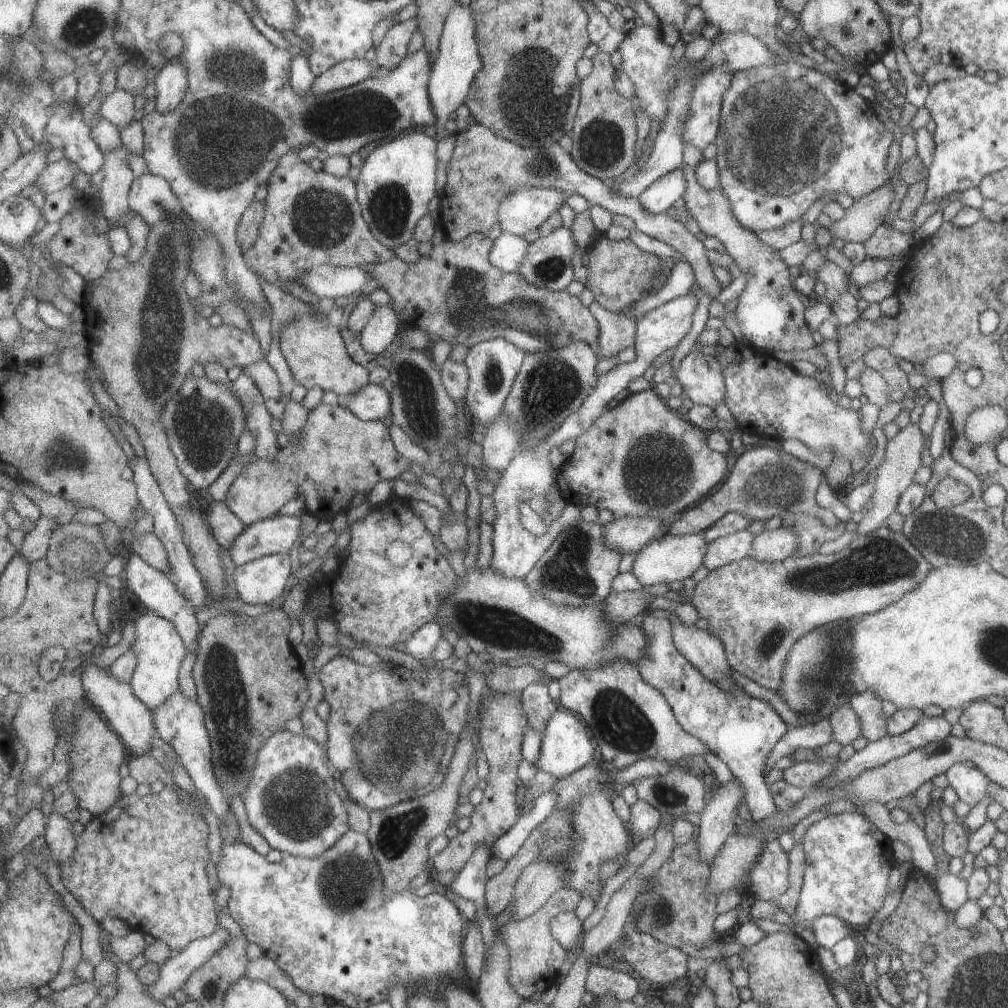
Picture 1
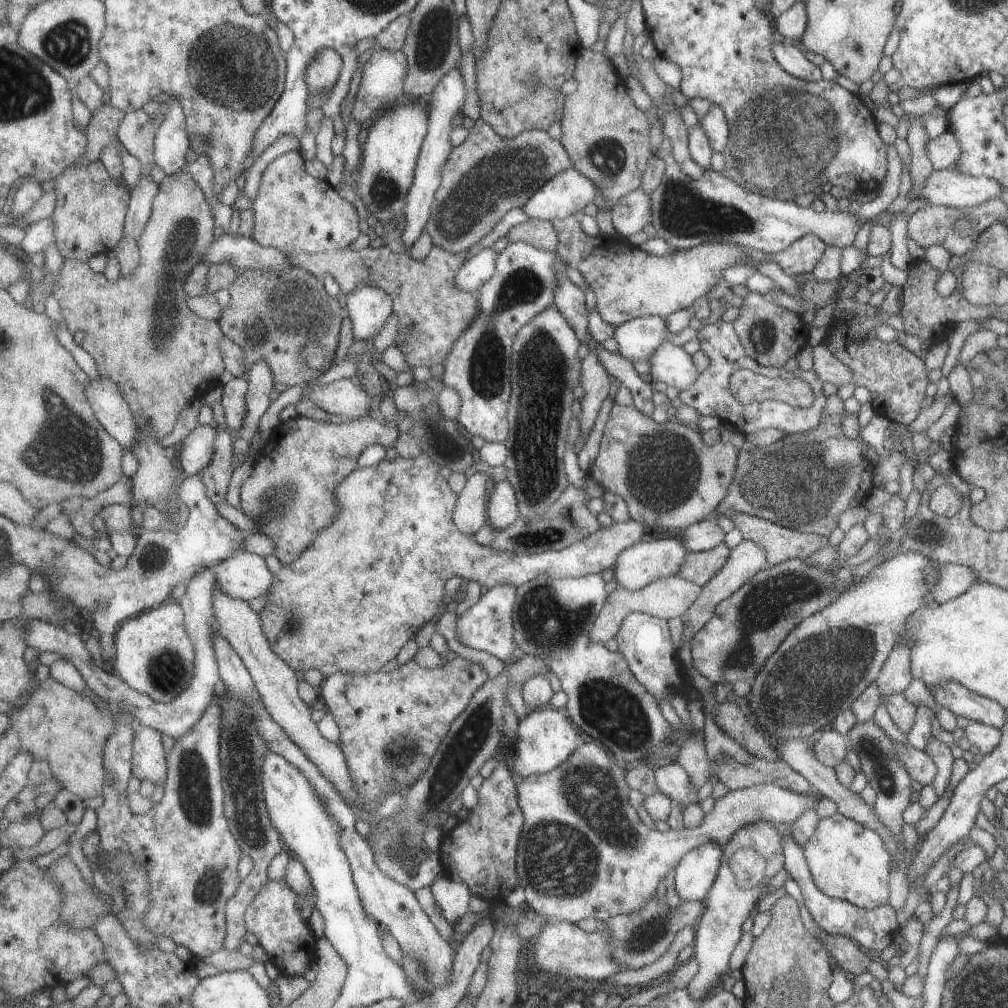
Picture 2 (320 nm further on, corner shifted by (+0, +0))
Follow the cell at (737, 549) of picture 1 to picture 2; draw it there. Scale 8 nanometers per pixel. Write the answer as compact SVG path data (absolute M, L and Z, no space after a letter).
M722 543L709 551L689 553L678 576L705 587L725 567L731 550L727 544Z

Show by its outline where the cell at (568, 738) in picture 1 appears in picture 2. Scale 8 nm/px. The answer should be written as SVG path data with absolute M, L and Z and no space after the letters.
M543 708L531 711L531 714L518 724L516 743L513 746L515 752L513 769L524 778L555 770L580 748L579 730L577 724L563 712L559 712L559 709Z

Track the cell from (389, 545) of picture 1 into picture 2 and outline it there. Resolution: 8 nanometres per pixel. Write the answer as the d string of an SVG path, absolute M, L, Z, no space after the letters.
M423 453L416 458L384 458L378 464L355 470L339 484L335 492L339 504L337 520L315 538L310 549L274 574L274 586L264 598L265 604L261 610L263 630L274 652L295 671L304 673L314 668L323 677L340 671L355 674L378 672L430 622L441 603L447 601L443 588L449 578L467 578L489 589L505 582L519 588L535 578L543 577L543 574L553 578L600 574L607 568L614 569L622 554L641 542L649 530L643 522L629 519L627 522L613 522L608 528L603 527L564 550L535 555L499 552L489 548L489 545L477 544L471 536L453 526L457 494L441 476L441 469L433 458Z

